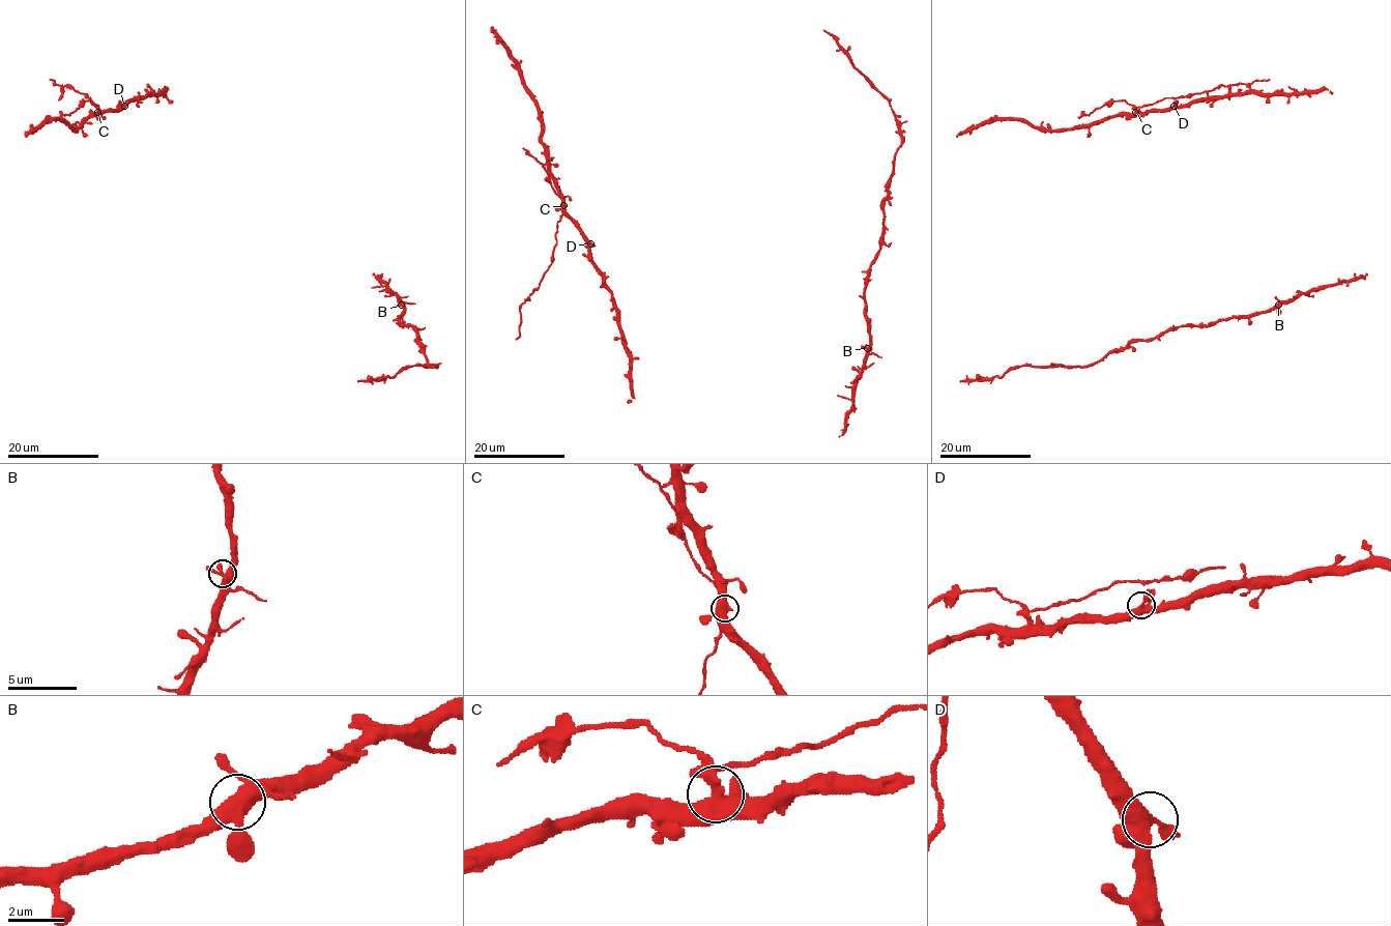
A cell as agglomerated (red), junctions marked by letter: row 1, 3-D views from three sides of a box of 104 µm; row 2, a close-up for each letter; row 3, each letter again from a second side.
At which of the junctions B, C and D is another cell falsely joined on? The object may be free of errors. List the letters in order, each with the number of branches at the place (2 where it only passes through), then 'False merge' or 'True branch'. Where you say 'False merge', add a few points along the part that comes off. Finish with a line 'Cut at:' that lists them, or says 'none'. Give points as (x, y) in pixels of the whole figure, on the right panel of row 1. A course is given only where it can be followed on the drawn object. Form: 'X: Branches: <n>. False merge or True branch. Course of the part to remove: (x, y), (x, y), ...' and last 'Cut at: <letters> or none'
B: Branches: 5. True branch
C: Branches: 5. False merge. Course of the part to remove: (1135, 111), (1138, 107), (1165, 97), (1190, 96), (1216, 87), (1269, 80)
D: Branches: 4. True branch
Cut at: C

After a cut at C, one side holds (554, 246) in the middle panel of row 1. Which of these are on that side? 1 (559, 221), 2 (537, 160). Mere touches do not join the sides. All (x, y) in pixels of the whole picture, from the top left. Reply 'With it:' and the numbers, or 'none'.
With it: 1, 2

